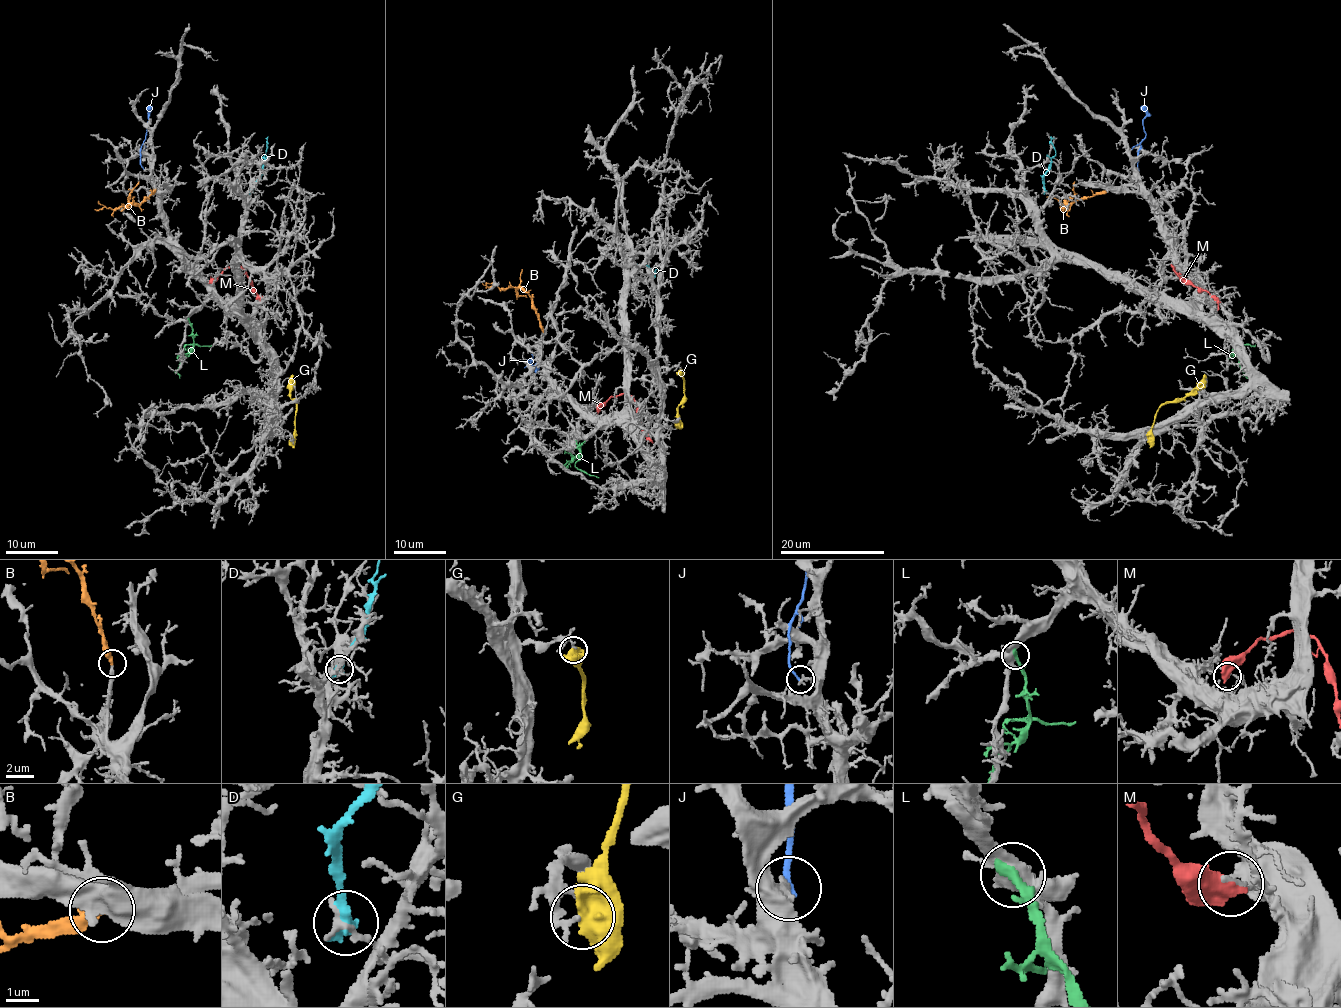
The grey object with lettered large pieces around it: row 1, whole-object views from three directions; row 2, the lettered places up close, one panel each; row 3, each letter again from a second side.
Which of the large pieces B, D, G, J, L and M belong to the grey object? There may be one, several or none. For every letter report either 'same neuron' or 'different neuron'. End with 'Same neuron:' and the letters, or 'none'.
B: same neuron
D: different neuron
G: different neuron
J: different neuron
L: different neuron
M: different neuron
Same neuron: B

